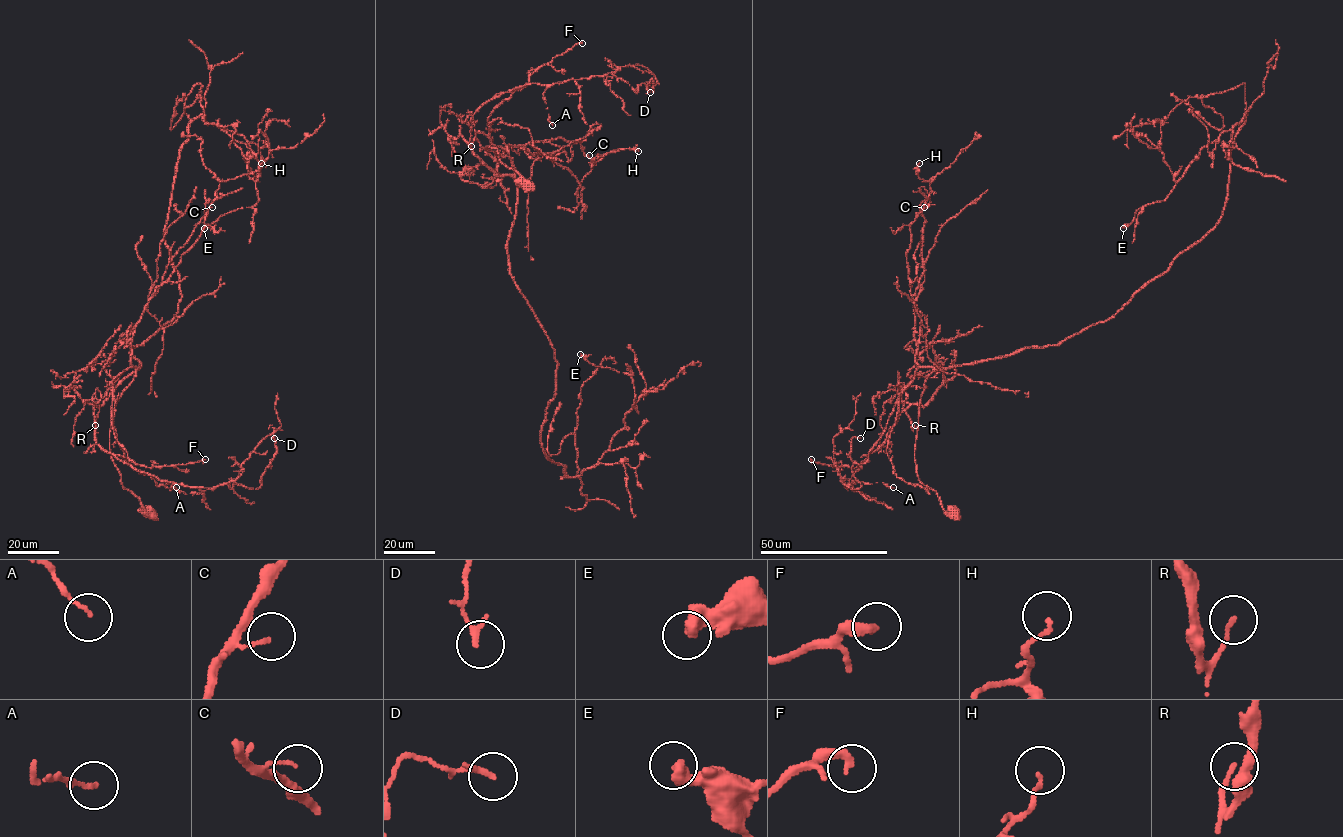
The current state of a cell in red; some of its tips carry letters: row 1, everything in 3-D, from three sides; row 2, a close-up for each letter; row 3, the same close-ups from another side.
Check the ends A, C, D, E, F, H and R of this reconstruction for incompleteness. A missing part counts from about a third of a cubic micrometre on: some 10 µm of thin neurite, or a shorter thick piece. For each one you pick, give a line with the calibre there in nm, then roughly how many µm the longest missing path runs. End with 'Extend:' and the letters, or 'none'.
Extend: none

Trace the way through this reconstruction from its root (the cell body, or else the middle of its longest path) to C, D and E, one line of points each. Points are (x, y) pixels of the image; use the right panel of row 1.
C: (954, 515), (920, 481), (915, 461), (920, 396), (933, 369), (915, 361), (906, 253), (909, 225), (924, 207)
D: (954, 515), (915, 461), (920, 396), (942, 369), (847, 488), (861, 487), (848, 455), (860, 438)
E: (954, 515), (917, 472), (927, 377), (1056, 345), (1113, 317), (1216, 225), (1246, 118), (1123, 228)

